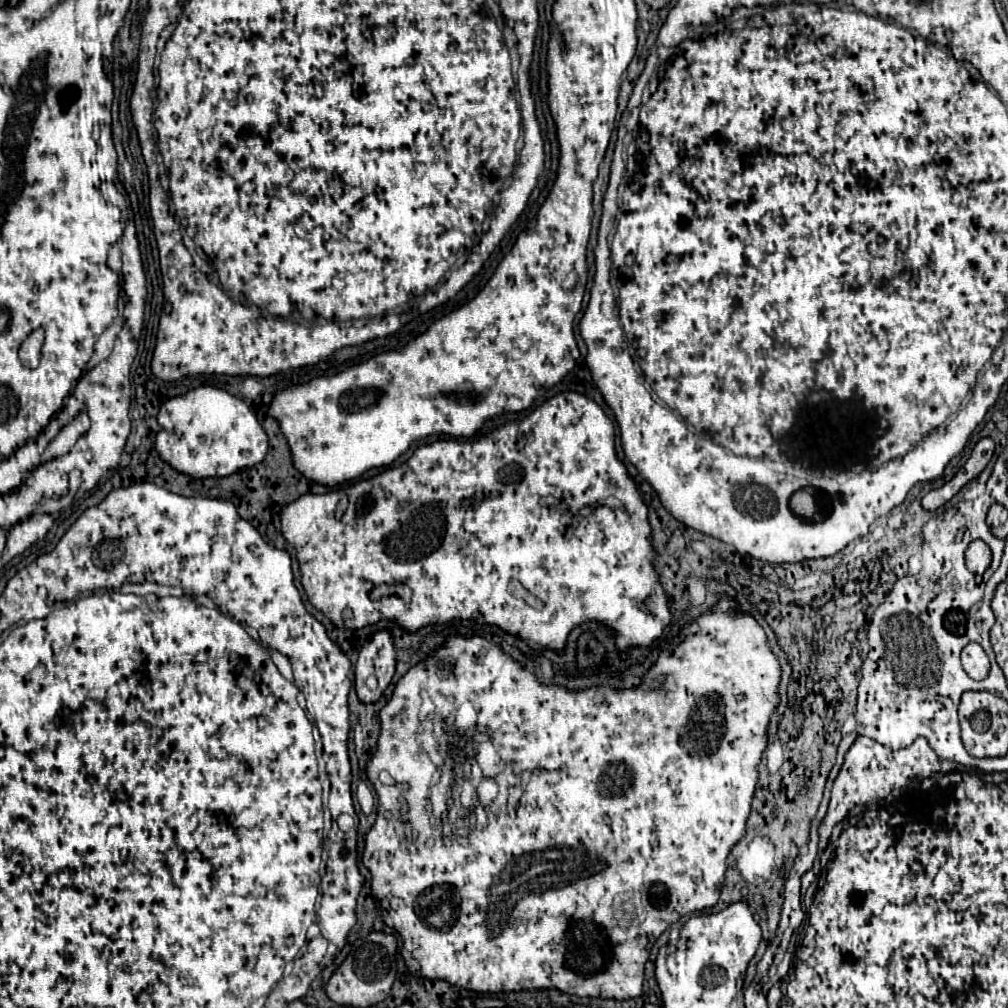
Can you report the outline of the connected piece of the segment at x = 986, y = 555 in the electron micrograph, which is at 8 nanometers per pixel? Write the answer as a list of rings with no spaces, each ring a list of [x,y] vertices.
[[[972,541],[966,549],[966,567],[972,573],[984,573],[990,565],[992,553],[984,541]]]

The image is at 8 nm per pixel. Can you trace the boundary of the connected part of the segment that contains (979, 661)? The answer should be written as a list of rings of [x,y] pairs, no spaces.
[[[968,643],[964,649],[962,649],[962,667],[964,667],[964,671],[972,677],[972,679],[976,679],[976,681],[980,681],[980,679],[984,679],[986,675],[988,675],[988,671],[990,671],[990,661],[988,661],[988,655],[984,653],[984,649],[978,645],[978,643]]]

